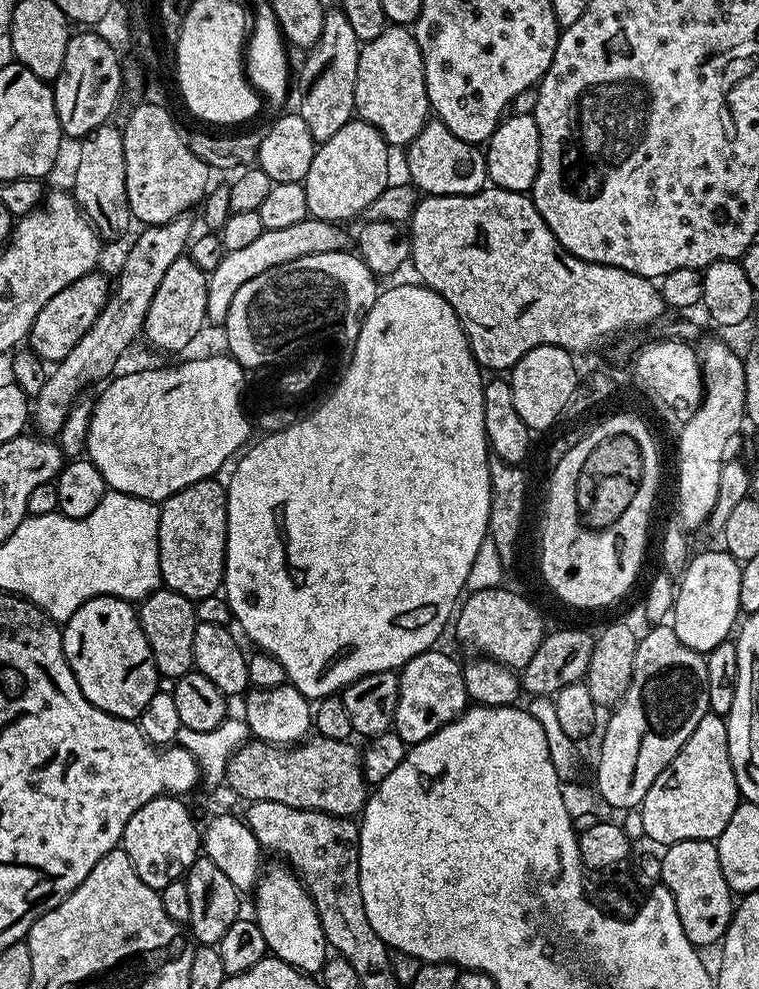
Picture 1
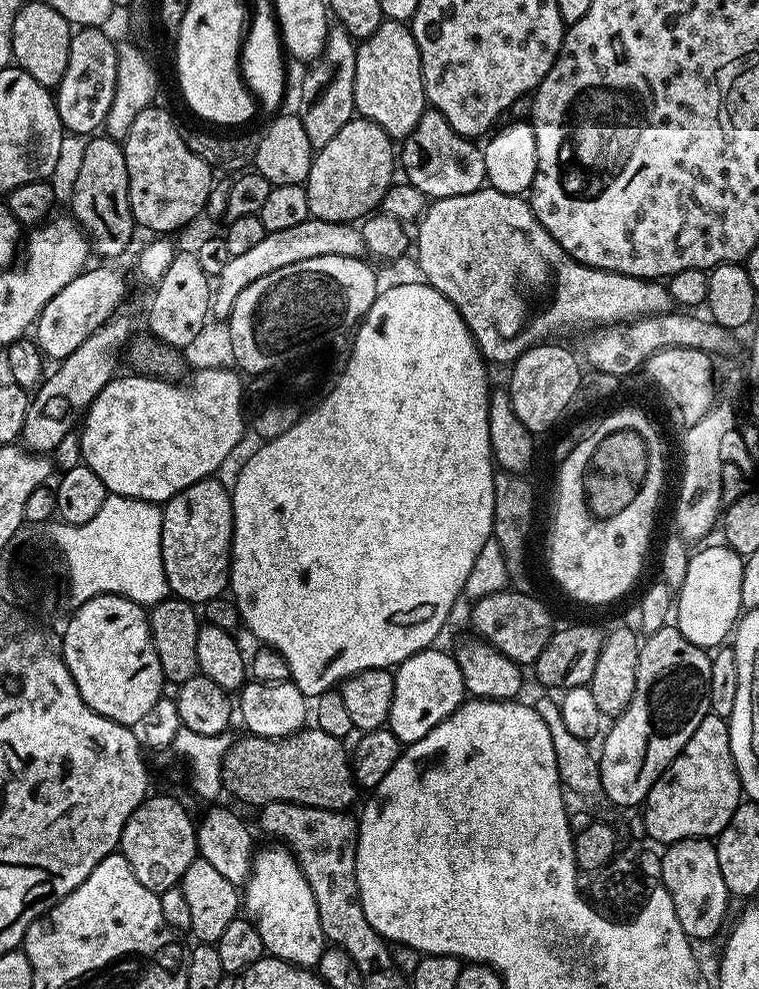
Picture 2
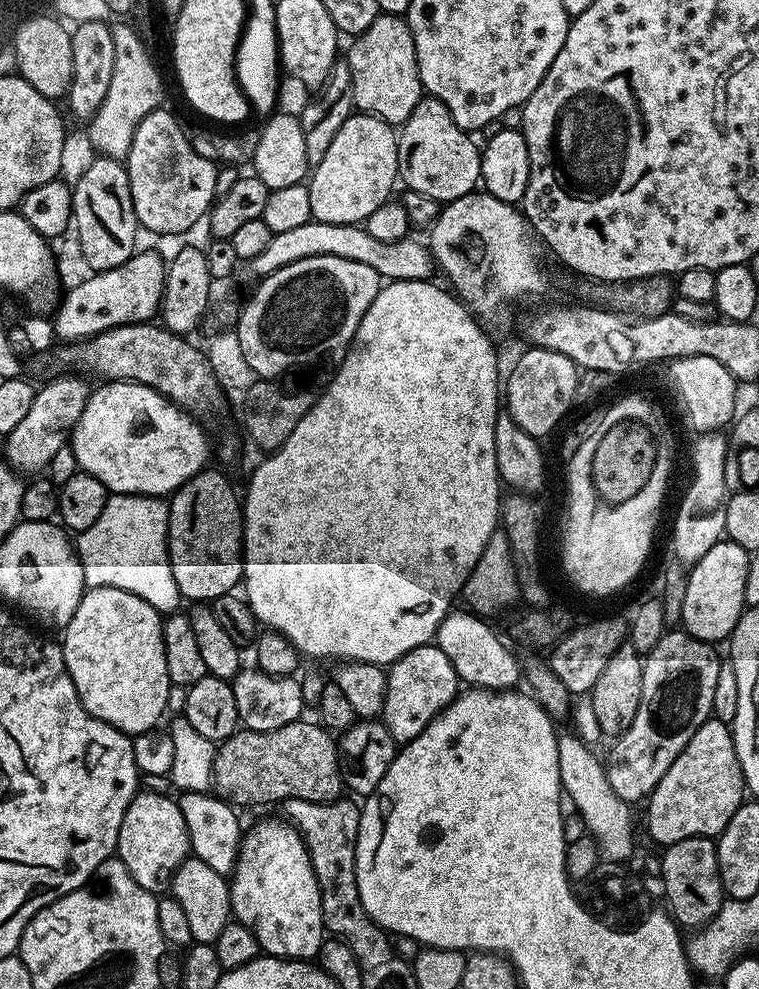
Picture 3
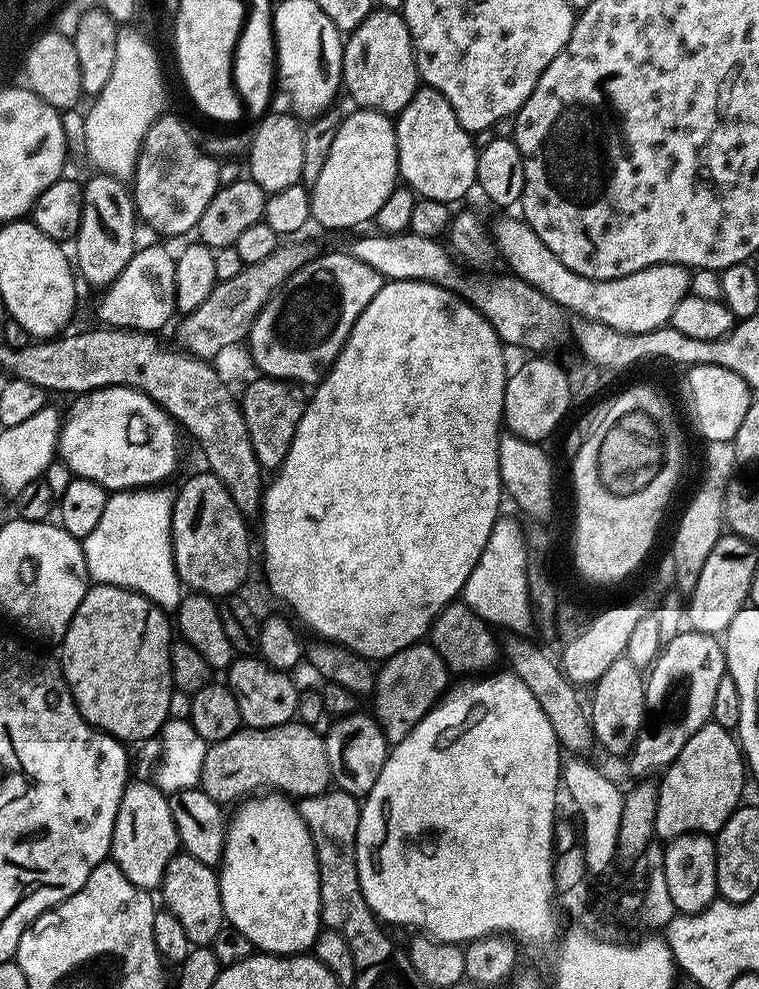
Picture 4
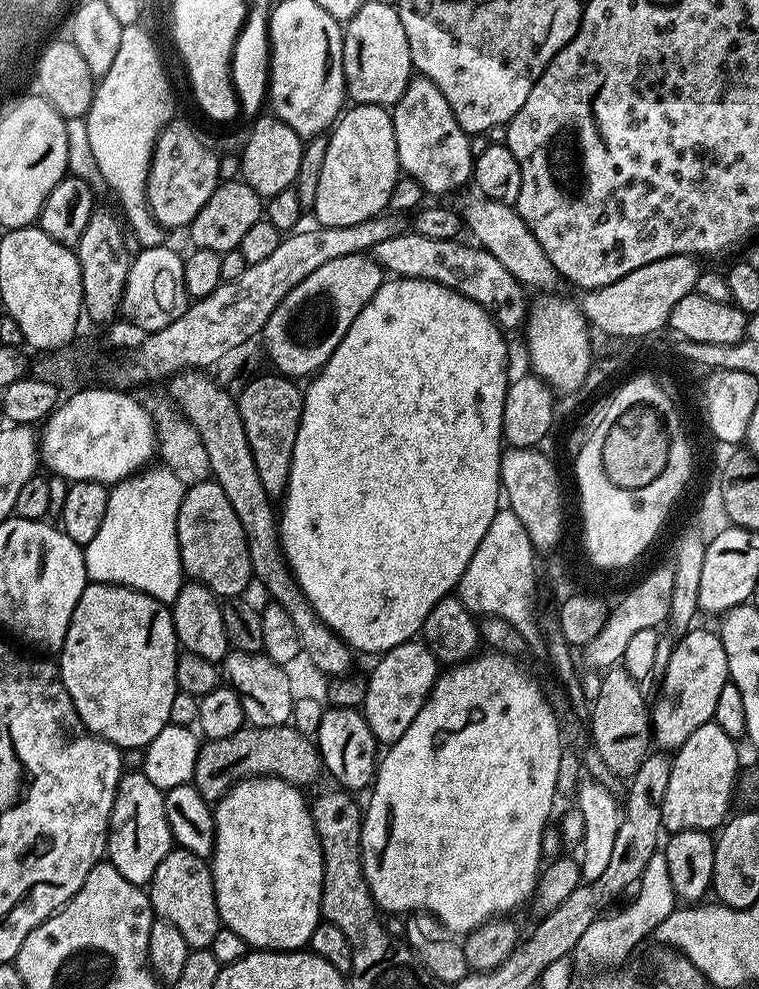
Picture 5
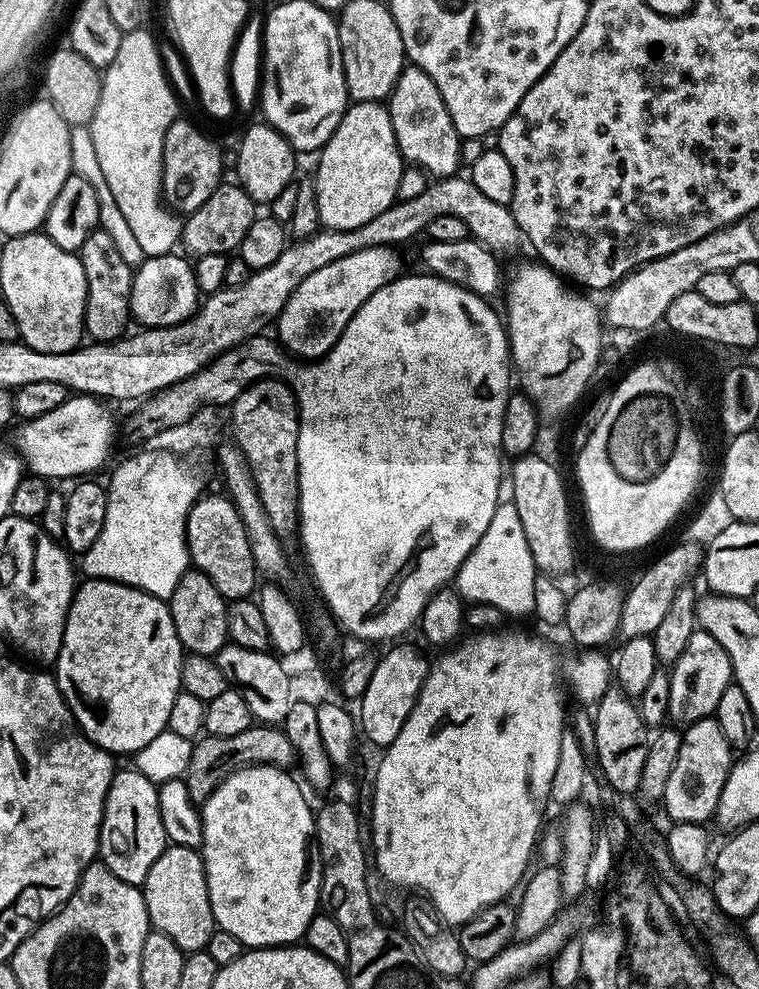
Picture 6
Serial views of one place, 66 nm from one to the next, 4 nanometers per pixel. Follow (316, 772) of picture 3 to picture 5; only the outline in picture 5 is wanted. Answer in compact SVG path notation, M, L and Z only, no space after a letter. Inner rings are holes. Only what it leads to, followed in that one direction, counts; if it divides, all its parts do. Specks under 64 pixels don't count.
M245 726L238 730L238 734L230 734L230 738L209 740L199 745L191 783L201 796L215 802L236 781L253 776L276 776L287 784L305 786L315 778L316 764L318 768L317 749L294 727Z

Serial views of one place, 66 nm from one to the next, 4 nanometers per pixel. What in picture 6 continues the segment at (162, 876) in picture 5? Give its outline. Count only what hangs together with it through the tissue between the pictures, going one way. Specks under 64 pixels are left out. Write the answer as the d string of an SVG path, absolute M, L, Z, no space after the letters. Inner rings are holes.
M181 844L165 847L164 853L150 866L142 885L148 923L155 931L166 934L185 954L205 951L210 934L216 932L216 919L210 906L203 855Z

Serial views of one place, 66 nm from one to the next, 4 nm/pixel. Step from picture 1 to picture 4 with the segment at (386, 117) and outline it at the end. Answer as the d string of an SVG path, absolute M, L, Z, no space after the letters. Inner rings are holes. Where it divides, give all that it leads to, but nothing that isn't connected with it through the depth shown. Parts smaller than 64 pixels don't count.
M373 10L356 25L354 31L347 33L344 40L343 87L364 108L377 108L380 114L398 114L406 106L410 95L408 75L413 75L414 64L410 59L410 37L408 24L403 15L396 10Z

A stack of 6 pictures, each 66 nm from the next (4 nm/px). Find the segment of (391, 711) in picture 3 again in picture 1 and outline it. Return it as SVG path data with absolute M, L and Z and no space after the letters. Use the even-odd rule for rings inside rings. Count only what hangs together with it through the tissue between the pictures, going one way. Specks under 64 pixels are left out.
M429 650L410 658L410 662L406 662L398 672L400 697L392 722L394 731L408 746L442 730L442 726L456 720L470 704L461 665L456 665L446 653L436 651Z

